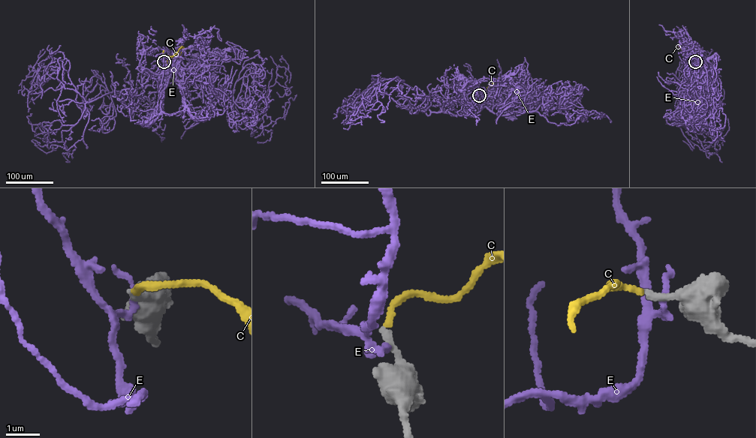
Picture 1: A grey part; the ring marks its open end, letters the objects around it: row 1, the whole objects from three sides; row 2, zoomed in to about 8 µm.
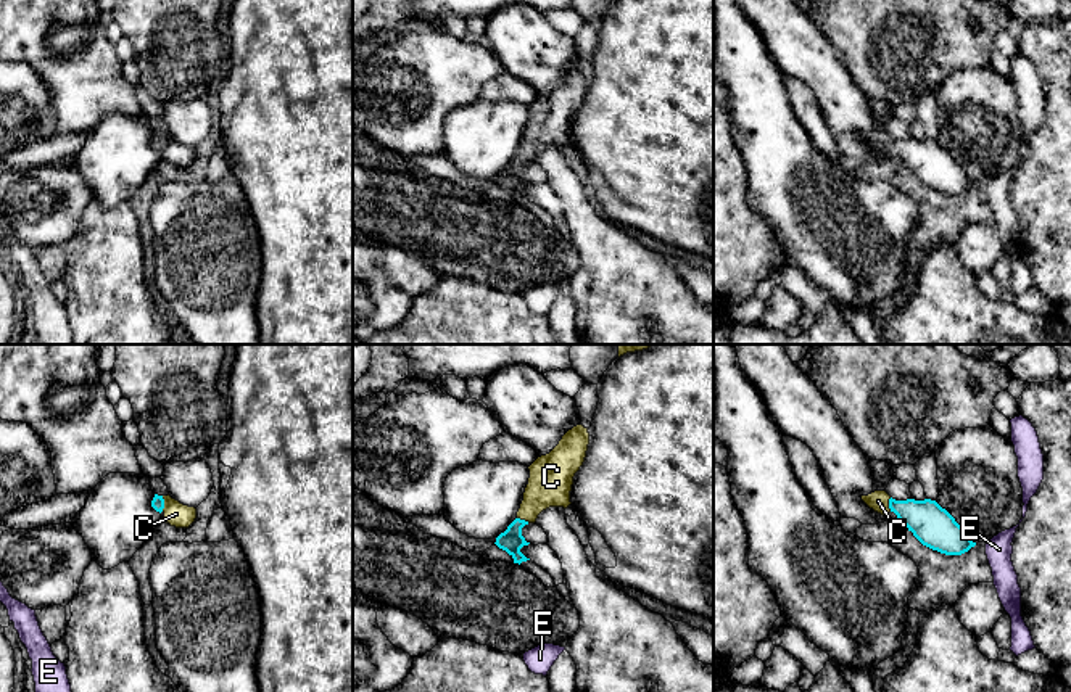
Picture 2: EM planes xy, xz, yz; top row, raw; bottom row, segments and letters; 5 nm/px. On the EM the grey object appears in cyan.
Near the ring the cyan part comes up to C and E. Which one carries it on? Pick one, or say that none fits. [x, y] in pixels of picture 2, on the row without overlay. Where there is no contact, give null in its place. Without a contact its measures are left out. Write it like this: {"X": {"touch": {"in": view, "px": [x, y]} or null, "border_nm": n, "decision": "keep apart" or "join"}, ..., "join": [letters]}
{"C": {"touch": {"in": "xy", "px": [163, 144]}, "border_nm": 80, "decision": "join"}, "E": {"touch": null, "decision": "keep apart"}, "join": ["C"]}

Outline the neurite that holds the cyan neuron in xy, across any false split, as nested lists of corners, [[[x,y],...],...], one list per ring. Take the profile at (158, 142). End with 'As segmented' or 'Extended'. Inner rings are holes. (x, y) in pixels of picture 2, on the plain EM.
[[[155,134],[151,146],[164,153],[164,161],[176,167],[188,167],[196,158],[196,148],[180,143],[167,135]]]. Extended

